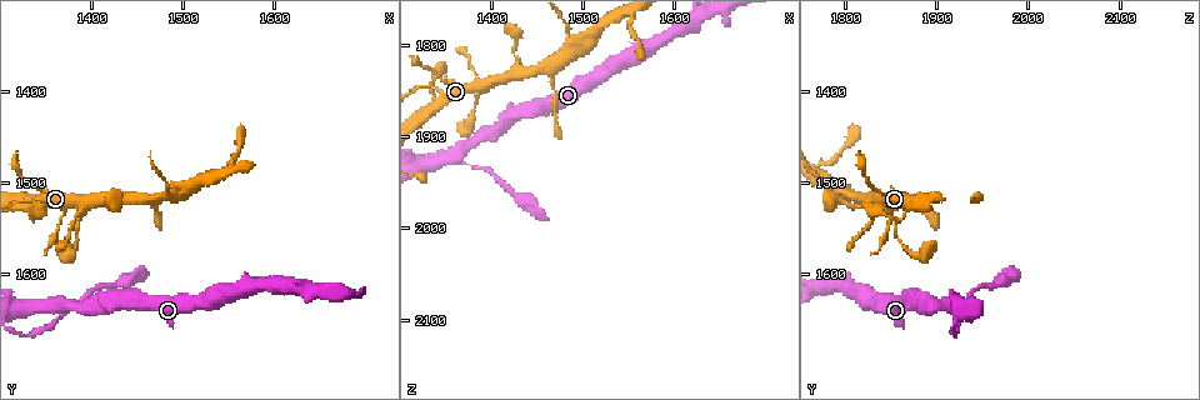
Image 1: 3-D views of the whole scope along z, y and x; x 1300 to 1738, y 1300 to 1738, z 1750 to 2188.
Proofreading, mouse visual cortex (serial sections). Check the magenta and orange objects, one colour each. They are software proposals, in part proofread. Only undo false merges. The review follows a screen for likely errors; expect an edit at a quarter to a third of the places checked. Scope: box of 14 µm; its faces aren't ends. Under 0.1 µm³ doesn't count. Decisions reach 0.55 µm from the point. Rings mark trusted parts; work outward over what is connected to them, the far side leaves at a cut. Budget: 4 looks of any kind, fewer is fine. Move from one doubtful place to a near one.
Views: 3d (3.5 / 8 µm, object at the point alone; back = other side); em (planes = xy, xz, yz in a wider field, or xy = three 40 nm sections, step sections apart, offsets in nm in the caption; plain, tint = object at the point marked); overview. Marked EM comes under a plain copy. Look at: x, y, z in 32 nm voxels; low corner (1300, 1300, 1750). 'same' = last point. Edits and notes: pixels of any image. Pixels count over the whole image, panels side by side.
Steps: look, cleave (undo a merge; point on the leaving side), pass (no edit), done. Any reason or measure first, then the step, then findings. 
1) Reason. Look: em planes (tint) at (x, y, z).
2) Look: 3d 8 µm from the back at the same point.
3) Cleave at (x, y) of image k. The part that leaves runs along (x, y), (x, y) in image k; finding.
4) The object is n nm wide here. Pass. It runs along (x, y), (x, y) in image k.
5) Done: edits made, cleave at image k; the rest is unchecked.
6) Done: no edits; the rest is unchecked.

Three arms meet. Look: 3d 3.5 µm from the back at (1390, 1530, 1845).

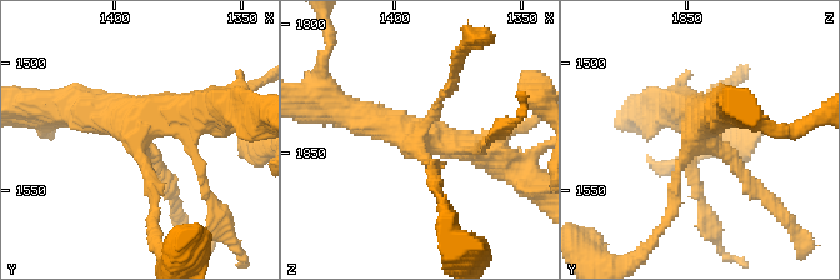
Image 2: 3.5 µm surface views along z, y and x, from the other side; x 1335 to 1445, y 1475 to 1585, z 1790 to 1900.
Look: em xy step 2 (tint) at (1391, 1531, 1847).

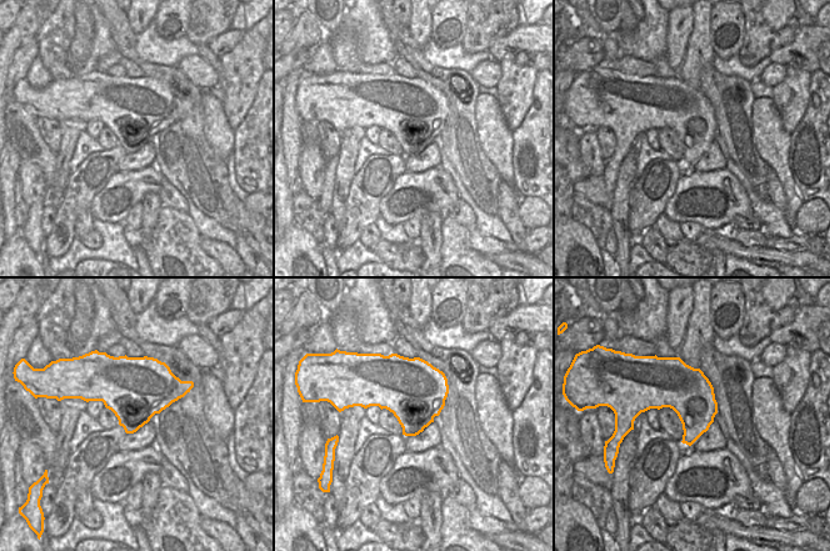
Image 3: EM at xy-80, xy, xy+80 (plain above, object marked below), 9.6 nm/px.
Pass. It runs along (203, 114), (149, 114), (153, 213) in image 2; continuous, no second cell.

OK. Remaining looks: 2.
Three arms meet. Look: 3d 3.5 µm at (1460, 1520, 1825).

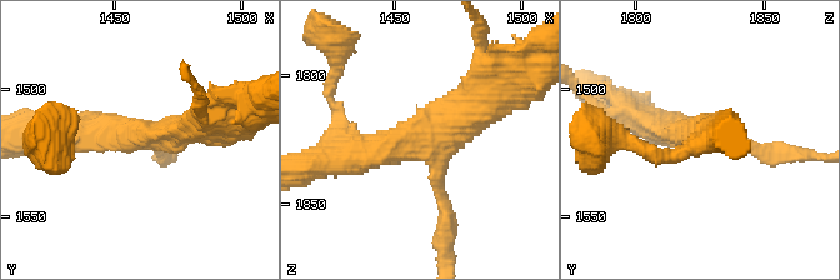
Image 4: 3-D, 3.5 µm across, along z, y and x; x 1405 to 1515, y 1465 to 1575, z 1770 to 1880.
3 arms meet here; the arms are 150, 400, 400 nm wide. Look: em xy step 2 (tint) at (1463, 1518, 1827).

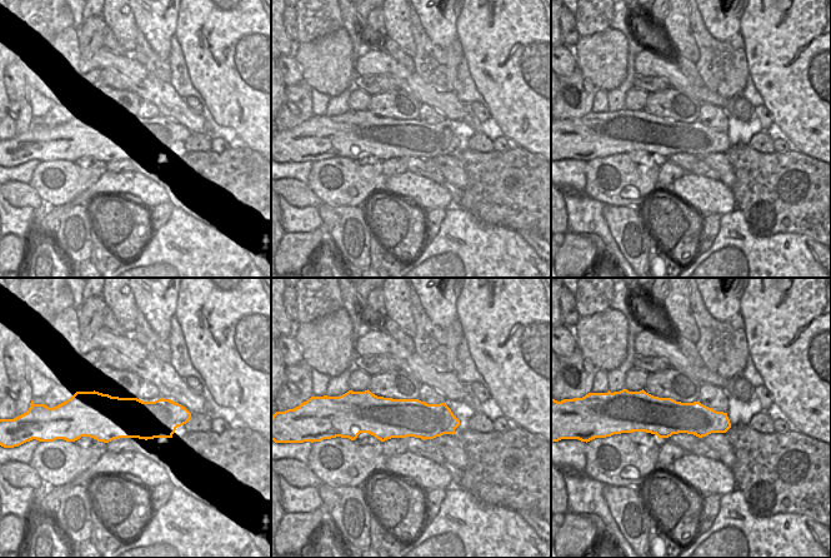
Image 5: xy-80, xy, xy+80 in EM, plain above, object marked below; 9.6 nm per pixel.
Pass. It runs along (346, 158), (438, 138), (500, 96) in image 4; continuous, no second cell.

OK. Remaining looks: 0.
Done: no edits; the rest is unchecked.

